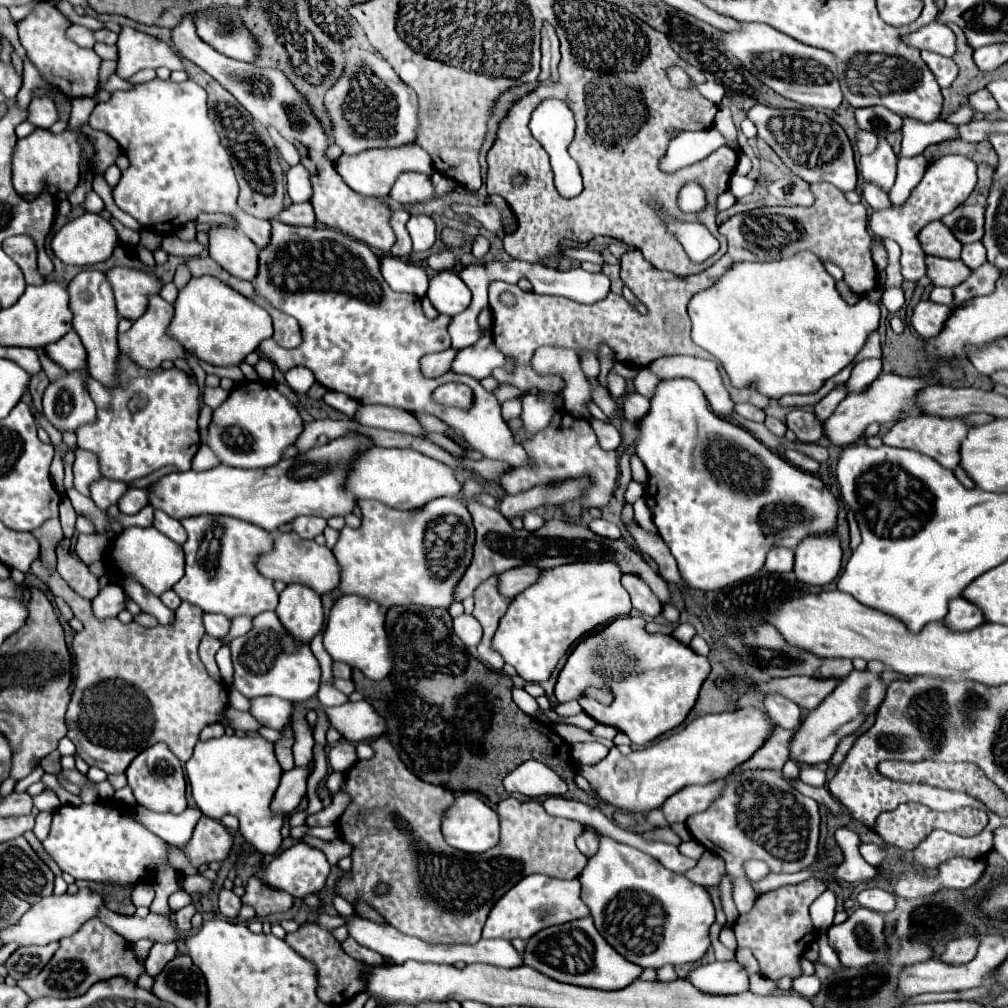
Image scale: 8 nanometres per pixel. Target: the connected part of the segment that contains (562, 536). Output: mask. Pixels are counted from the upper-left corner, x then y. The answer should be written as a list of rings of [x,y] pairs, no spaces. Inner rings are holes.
[[[469,478],[463,484],[463,496],[467,498],[467,508],[473,516],[473,526],[477,530],[477,538],[475,538],[475,546],[473,546],[473,560],[469,564],[469,568],[465,570],[465,576],[457,582],[455,590],[453,590],[453,598],[457,602],[465,600],[467,596],[471,596],[477,588],[477,584],[481,584],[483,580],[487,580],[493,574],[501,574],[505,570],[511,570],[515,566],[525,566],[525,564],[537,564],[539,568],[555,568],[561,564],[571,564],[571,562],[579,562],[579,560],[613,560],[619,564],[621,572],[637,572],[647,586],[653,590],[653,594],[665,604],[671,600],[667,582],[661,578],[661,574],[657,570],[653,570],[645,558],[641,558],[635,550],[631,550],[623,540],[609,540],[609,538],[601,538],[597,534],[593,534],[589,530],[587,524],[583,522],[571,522],[571,520],[561,520],[561,518],[553,518],[549,520],[543,528],[529,532],[529,530],[515,530],[503,516],[499,510],[487,508],[481,502],[475,500],[475,496],[483,494],[485,488],[481,482],[477,482],[475,478]]]

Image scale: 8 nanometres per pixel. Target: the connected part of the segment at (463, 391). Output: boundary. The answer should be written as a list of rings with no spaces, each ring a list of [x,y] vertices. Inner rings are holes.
[[[445,384],[445,386],[437,388],[433,398],[437,402],[443,402],[443,404],[451,404],[451,406],[457,406],[457,408],[467,408],[473,402],[473,392],[465,384]]]

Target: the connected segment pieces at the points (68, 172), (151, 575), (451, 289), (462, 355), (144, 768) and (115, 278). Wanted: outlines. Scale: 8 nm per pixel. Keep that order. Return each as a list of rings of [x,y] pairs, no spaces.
[[[37,128],[27,138],[21,138],[15,146],[13,188],[19,196],[27,196],[27,194],[39,194],[45,184],[49,186],[53,184],[59,190],[71,194],[79,184],[79,164],[83,162],[85,156],[87,158],[93,156],[93,144],[87,136],[81,140],[79,134],[73,130],[51,134],[49,130]]]
[[[127,528],[121,536],[113,540],[113,548],[109,550],[107,560],[111,560],[111,568],[119,572],[127,572],[137,582],[141,582],[149,592],[161,596],[165,590],[171,590],[183,576],[183,550],[179,544],[163,536],[157,528]]]
[[[441,270],[429,280],[427,298],[439,314],[455,316],[469,306],[471,292],[453,270]]]
[[[479,340],[479,342],[471,344],[469,348],[459,350],[453,364],[451,364],[451,370],[455,374],[469,374],[475,380],[483,380],[483,378],[491,376],[493,368],[503,368],[512,372],[515,365],[502,352],[495,350],[495,344],[491,340],[489,342]]]
[[[157,742],[149,748],[145,748],[145,752],[141,752],[131,766],[127,768],[127,780],[129,786],[137,798],[137,804],[155,810],[155,812],[173,812],[173,814],[181,814],[183,810],[187,810],[187,796],[185,796],[185,776],[183,776],[183,768],[179,758],[165,746],[165,742]]]
[[[113,268],[107,272],[107,278],[115,290],[115,300],[119,306],[119,316],[137,320],[141,312],[145,312],[147,296],[157,294],[161,288],[161,280],[149,272],[133,270],[133,268]]]

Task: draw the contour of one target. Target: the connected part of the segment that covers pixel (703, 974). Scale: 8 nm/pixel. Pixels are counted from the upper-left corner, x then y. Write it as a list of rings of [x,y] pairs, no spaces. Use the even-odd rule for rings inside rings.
[[[737,960],[697,966],[685,978],[699,992],[715,994],[715,996],[741,994],[749,988],[749,974]]]

